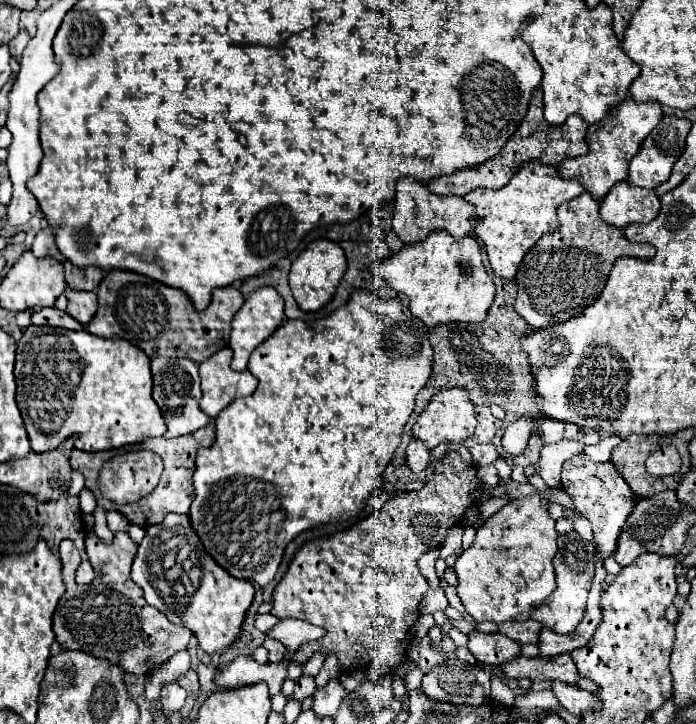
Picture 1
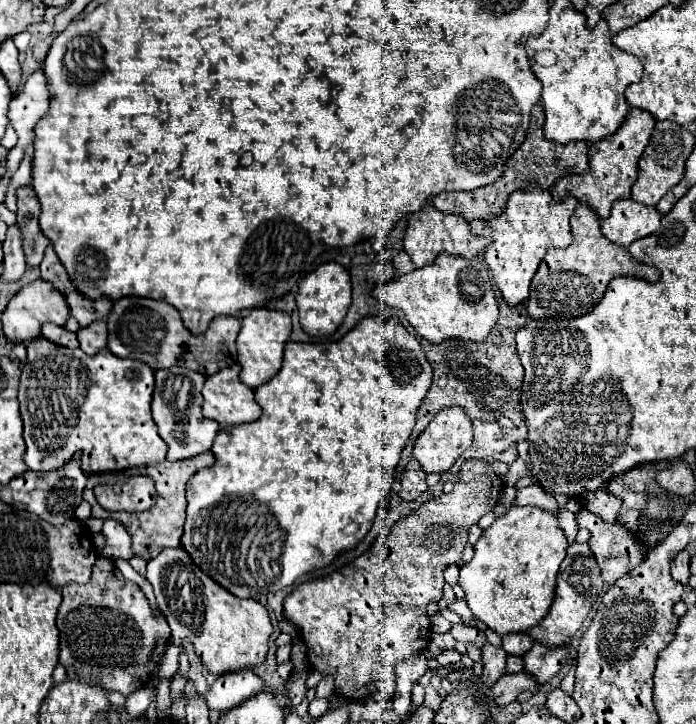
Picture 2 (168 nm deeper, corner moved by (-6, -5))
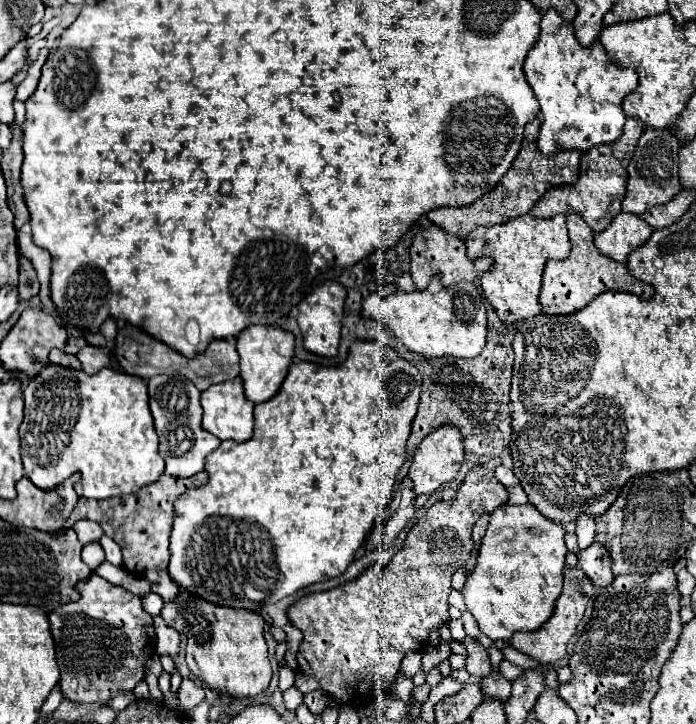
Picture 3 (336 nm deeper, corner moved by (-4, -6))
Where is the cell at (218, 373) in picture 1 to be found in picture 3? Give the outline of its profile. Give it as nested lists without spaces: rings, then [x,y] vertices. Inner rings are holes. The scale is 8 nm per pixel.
[[[231,379],[201,393],[203,427],[215,437],[247,441],[253,435],[253,403],[245,399],[243,381]]]

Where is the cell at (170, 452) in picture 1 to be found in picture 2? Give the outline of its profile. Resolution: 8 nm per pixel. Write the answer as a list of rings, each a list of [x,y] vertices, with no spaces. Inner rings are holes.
[[[203,452],[201,456],[195,456],[191,460],[183,460],[183,462],[169,462],[169,460],[165,460],[165,462],[159,462],[155,466],[141,466],[139,470],[131,470],[131,476],[149,476],[155,482],[155,502],[153,502],[153,506],[147,512],[141,512],[141,514],[135,514],[135,512],[107,512],[105,508],[99,506],[99,502],[95,500],[93,488],[97,486],[99,480],[109,480],[109,476],[95,476],[95,478],[89,476],[87,478],[87,486],[85,486],[85,500],[91,504],[91,516],[101,518],[101,520],[113,518],[119,524],[123,524],[125,530],[131,536],[133,554],[143,558],[143,560],[151,560],[151,558],[157,558],[157,554],[163,548],[177,548],[179,546],[179,540],[183,536],[185,506],[187,506],[185,484],[187,484],[187,480],[195,472],[199,472],[203,468],[211,468],[213,464],[215,464],[213,454],[211,452]]]

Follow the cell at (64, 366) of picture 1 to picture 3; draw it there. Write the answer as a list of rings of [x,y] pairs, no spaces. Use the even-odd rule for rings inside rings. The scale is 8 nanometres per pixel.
[[[49,363],[41,375],[29,379],[23,387],[25,397],[25,419],[21,423],[21,457],[25,475],[41,489],[59,485],[71,473],[79,471],[81,480],[74,489],[79,497],[107,499],[115,495],[133,493],[143,485],[159,479],[163,473],[163,459],[159,455],[159,439],[153,427],[153,417],[149,411],[147,383],[137,379],[137,375],[127,375],[115,367],[103,367],[97,375],[85,375],[83,369],[57,367]]]

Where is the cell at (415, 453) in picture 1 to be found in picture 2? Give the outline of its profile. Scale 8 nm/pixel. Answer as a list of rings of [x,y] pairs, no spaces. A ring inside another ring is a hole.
[[[405,470],[401,476],[401,490],[397,492],[397,496],[403,502],[413,502],[417,500],[423,492],[427,490],[425,484],[425,474],[423,470]]]

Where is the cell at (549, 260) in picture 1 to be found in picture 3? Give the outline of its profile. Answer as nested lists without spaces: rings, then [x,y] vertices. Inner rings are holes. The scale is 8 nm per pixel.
[[[577,213],[567,215],[567,229],[569,229],[569,237],[571,237],[571,253],[563,261],[549,261],[545,265],[543,285],[541,285],[541,295],[539,295],[541,313],[545,313],[545,315],[575,313],[575,311],[583,309],[585,305],[589,305],[597,295],[601,295],[603,291],[609,291],[609,289],[629,291],[643,299],[649,299],[655,293],[653,285],[643,283],[643,281],[635,279],[633,275],[629,275],[625,263],[615,263],[615,259],[611,261],[607,255],[601,255],[595,249],[593,231],[581,219],[581,215],[577,215]]]

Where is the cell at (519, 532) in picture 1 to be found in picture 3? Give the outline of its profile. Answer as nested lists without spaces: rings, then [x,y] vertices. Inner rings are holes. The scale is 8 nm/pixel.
[[[531,503],[505,505],[491,513],[487,533],[481,539],[477,565],[467,575],[463,597],[479,629],[489,639],[509,641],[517,631],[539,629],[553,613],[563,587],[565,527],[555,525]]]

